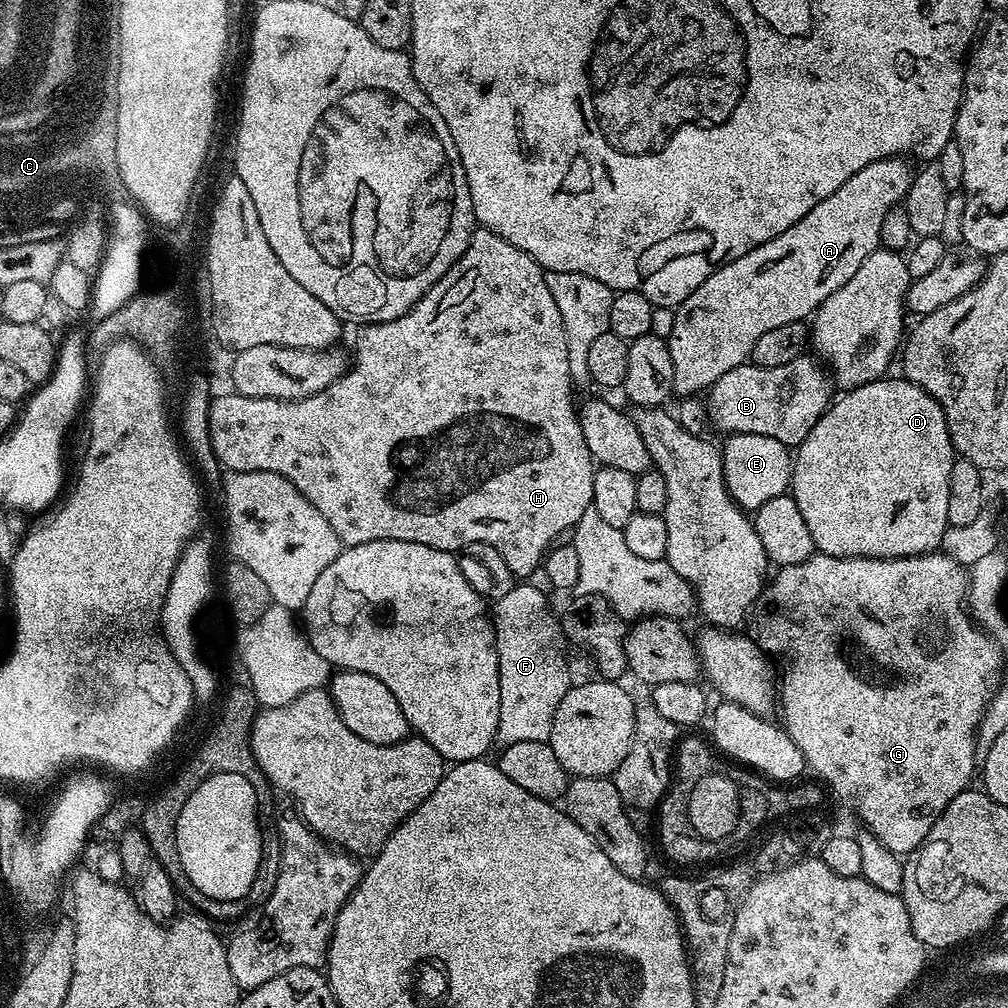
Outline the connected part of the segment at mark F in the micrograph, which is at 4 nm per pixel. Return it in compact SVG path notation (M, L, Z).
M530 582L517 583L506 597L495 603L494 643L499 662L499 726L496 744L546 742L554 711L568 692L570 679L551 658L546 646L552 636L552 610L547 596Z

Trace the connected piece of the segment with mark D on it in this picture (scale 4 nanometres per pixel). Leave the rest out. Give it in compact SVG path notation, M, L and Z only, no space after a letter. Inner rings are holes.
M903 378L888 379L872 380L837 395L795 449L790 495L802 510L817 553L893 560L927 556L941 547L949 527L947 507L954 461L946 414L926 390Z

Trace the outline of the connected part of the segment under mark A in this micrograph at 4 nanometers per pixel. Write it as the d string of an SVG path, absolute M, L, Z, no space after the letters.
M904 158L879 160L858 170L858 174L854 174L854 178L846 178L830 198L822 198L810 214L798 218L790 230L782 230L778 238L770 238L770 242L762 242L762 246L742 254L742 258L723 264L710 274L710 278L706 278L706 282L702 282L702 286L698 286L698 290L694 290L694 294L676 305L673 330L666 343L674 366L672 390L677 397L695 397L718 382L726 370L749 363L754 342L758 342L766 330L786 326L786 322L807 321L818 305L834 294L834 290L846 286L846 282L854 278L858 266L862 266L862 262L881 247L880 235L884 232L888 211L895 204L897 207L908 193L914 172L908 169L907 162Z

